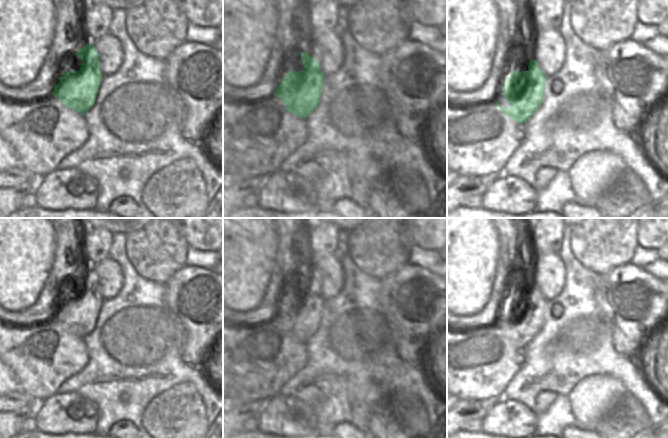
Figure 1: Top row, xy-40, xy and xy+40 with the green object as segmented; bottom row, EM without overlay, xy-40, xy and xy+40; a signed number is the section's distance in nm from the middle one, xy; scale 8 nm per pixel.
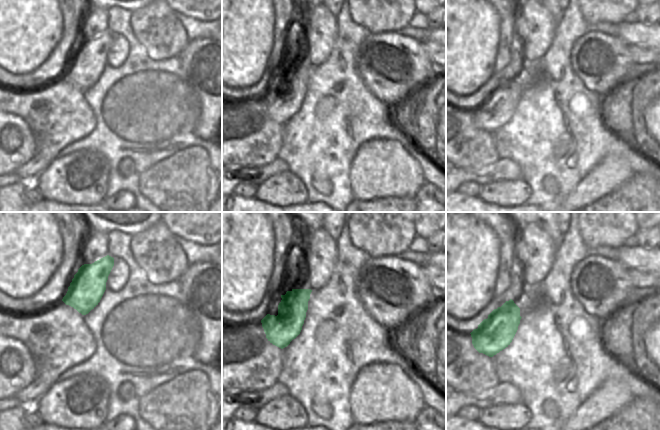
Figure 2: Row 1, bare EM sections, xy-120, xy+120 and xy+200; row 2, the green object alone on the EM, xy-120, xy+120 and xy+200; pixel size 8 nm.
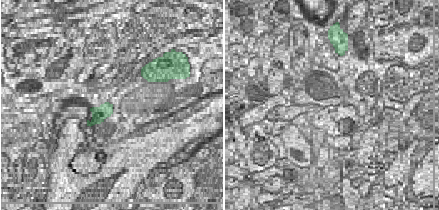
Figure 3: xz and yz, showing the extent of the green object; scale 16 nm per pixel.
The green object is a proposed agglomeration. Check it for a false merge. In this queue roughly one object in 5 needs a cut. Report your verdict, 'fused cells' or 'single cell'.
single cell

